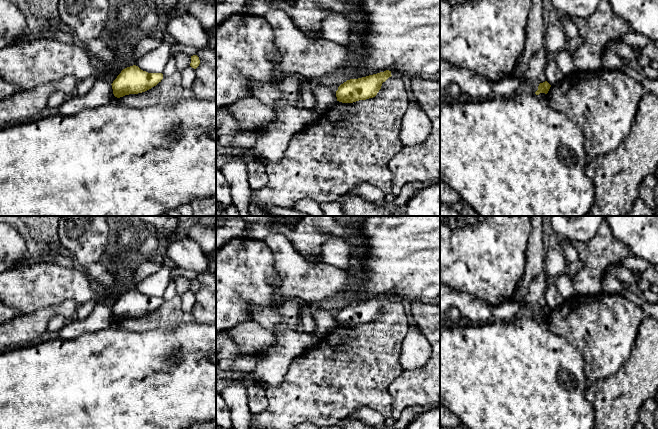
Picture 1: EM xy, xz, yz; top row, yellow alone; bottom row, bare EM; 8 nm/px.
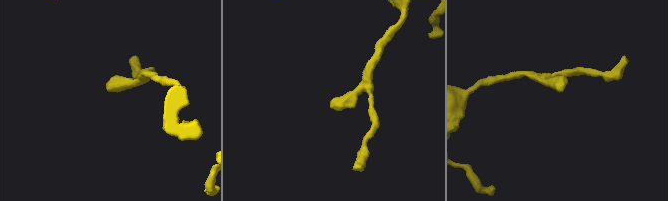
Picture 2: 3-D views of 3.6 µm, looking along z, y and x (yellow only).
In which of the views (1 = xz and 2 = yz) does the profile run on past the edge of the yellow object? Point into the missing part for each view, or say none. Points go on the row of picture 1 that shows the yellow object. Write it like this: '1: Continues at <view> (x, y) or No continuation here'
1: No continuation here
2: No continuation here

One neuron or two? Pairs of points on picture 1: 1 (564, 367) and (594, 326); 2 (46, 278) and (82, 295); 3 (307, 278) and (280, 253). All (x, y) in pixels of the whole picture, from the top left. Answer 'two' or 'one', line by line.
1: two
2: one
3: one

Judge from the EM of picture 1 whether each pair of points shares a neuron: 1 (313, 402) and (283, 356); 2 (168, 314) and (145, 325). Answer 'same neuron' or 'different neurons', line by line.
1: different neurons
2: same neuron

